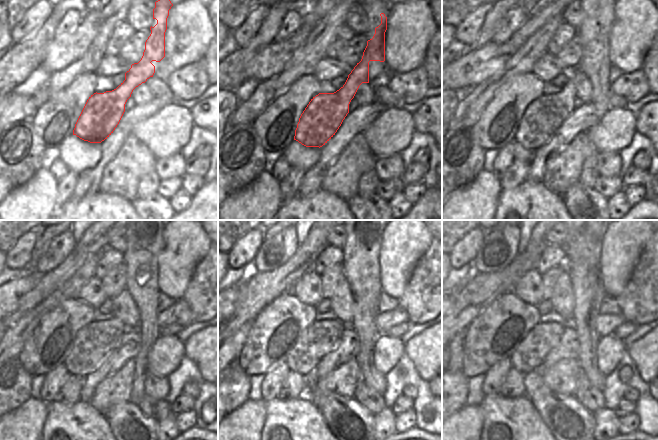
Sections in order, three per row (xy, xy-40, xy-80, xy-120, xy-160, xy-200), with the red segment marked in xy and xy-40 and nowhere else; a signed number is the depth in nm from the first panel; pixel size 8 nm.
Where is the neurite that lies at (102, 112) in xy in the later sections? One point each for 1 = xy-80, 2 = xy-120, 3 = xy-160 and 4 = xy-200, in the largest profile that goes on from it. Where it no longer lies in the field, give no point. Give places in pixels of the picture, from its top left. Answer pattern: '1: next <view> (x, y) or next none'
1: next xy-80 (544, 116)
2: next xy-120 (93, 343)
3: next xy-160 (321, 337)
4: next xy-200 (530, 354)

